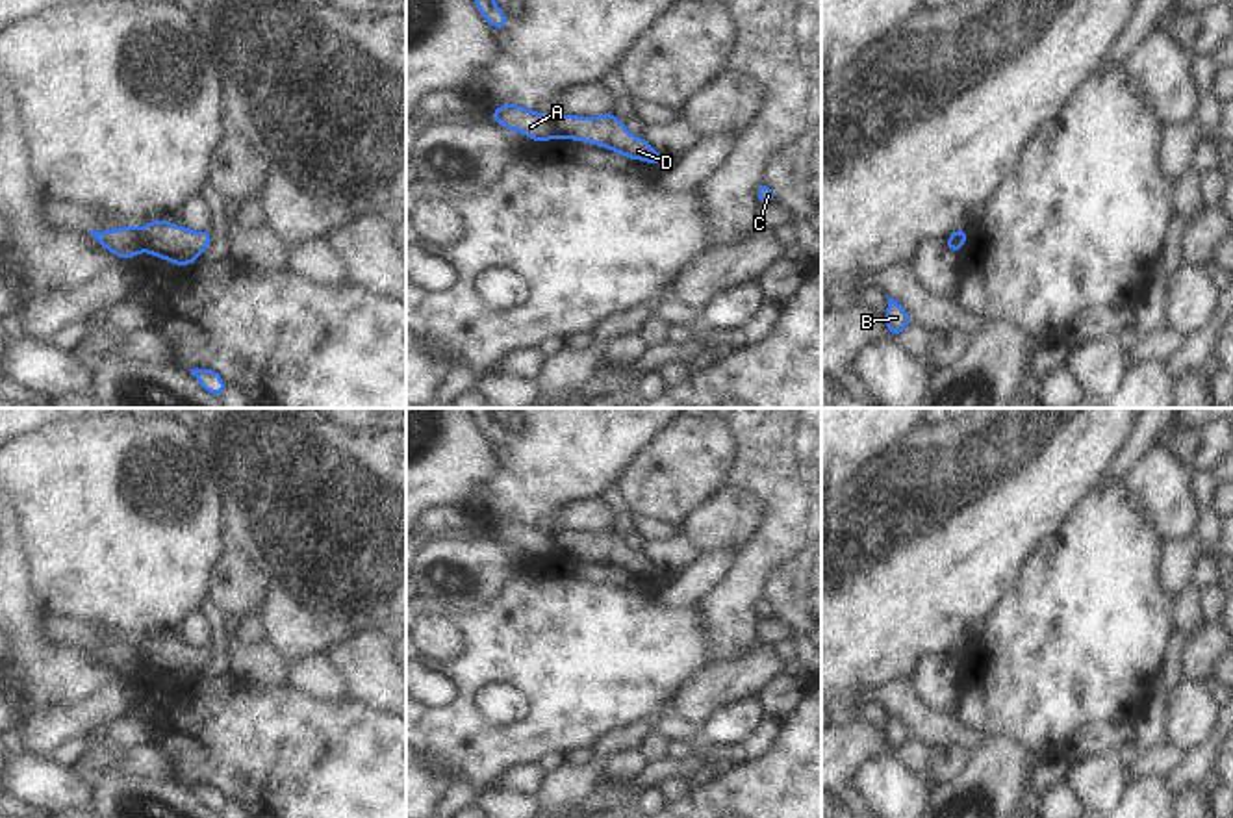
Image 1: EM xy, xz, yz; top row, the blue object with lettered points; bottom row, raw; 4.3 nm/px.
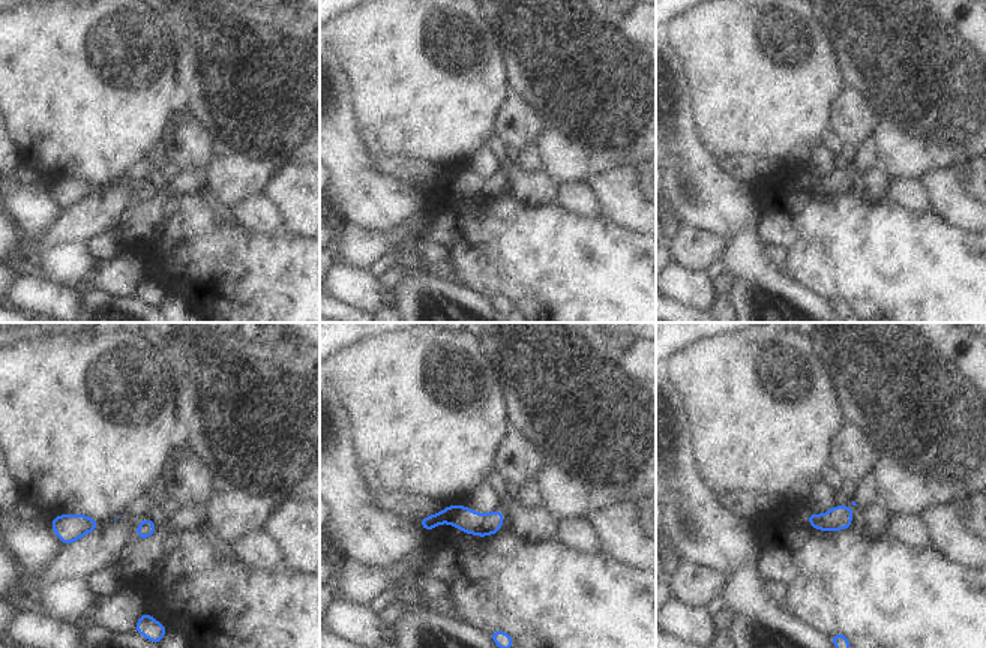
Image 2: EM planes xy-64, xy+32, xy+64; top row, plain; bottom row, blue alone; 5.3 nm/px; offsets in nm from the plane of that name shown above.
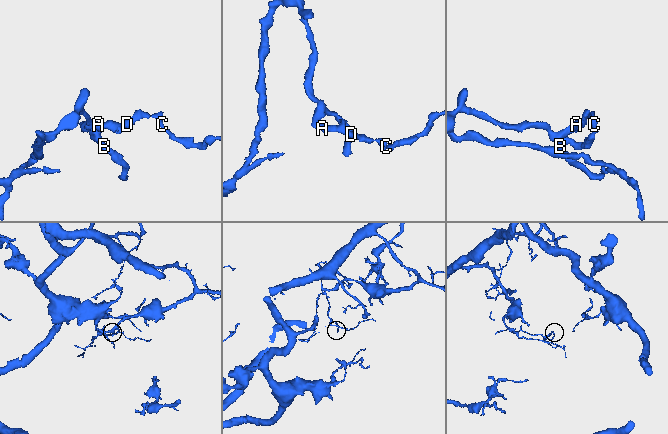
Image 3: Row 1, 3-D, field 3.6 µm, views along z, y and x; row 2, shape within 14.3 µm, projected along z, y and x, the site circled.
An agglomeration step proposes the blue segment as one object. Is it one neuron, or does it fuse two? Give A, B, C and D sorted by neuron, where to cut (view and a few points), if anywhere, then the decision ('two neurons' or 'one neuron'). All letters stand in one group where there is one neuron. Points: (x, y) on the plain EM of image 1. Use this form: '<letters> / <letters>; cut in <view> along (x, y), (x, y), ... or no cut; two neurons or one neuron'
A B / C D; cut in xy along (138, 646), (143, 664); two neurons

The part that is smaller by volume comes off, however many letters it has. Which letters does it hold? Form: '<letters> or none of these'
C, D

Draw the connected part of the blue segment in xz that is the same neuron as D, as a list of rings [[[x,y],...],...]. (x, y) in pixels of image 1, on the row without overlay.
[[[614,527],[595,534],[578,530],[562,530],[554,536],[556,553],[588,556],[621,568],[629,575],[643,575],[651,581],[666,579],[666,575],[651,564],[643,553],[632,553],[630,547],[614,532]]]

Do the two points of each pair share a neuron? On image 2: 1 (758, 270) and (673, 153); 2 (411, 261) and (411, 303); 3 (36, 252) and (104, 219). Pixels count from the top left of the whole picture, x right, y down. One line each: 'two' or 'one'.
1: one
2: one
3: one

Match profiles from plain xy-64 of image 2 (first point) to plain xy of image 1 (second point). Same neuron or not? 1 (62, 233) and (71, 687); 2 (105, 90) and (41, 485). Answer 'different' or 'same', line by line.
1: different
2: same

